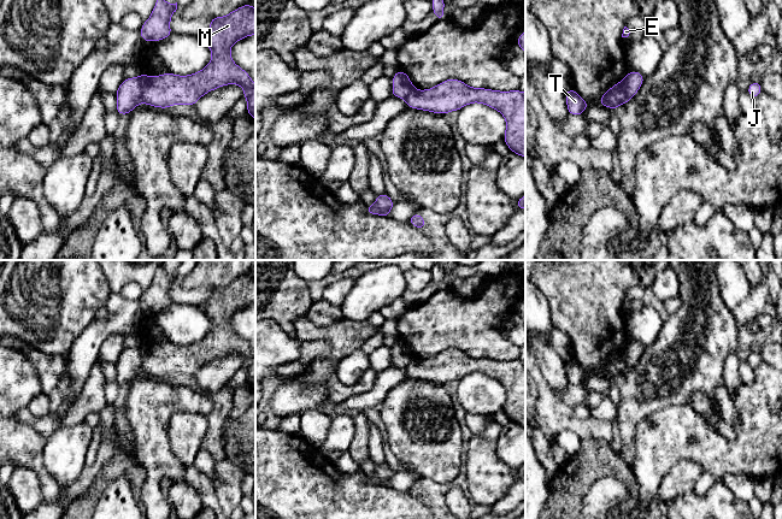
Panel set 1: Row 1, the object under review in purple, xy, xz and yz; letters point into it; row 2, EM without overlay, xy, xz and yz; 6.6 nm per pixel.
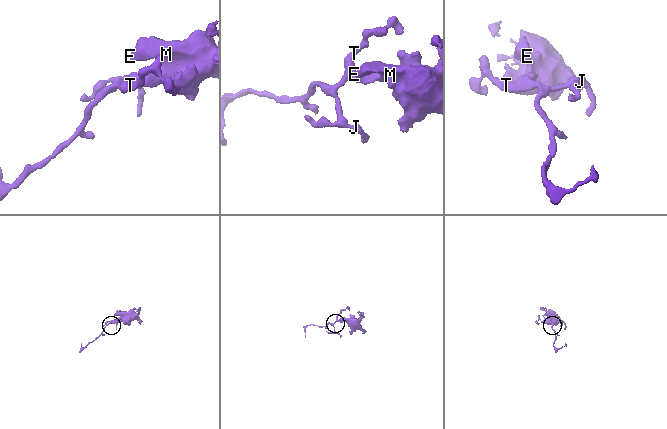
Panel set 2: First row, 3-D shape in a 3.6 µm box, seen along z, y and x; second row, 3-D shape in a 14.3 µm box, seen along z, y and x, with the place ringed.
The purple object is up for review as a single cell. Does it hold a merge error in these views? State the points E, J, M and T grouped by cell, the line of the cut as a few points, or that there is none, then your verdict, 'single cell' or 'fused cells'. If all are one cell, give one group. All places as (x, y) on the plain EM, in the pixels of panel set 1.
groups E M / J T; cut xy (137, 347), (142, 371); fused cells

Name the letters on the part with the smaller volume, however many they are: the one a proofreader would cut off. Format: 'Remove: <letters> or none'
Remove: J, T

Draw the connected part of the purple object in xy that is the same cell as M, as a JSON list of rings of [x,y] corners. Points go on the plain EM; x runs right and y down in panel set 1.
[[[251,272],[224,287],[211,287],[211,296],[204,306],[212,322],[211,331],[201,341],[188,346],[141,343],[141,371],[166,379],[178,373],[194,376],[208,361],[239,354],[245,360],[242,365],[247,368],[247,383],[255,390],[255,354],[229,323],[235,312],[251,305],[255,305],[255,278]]]

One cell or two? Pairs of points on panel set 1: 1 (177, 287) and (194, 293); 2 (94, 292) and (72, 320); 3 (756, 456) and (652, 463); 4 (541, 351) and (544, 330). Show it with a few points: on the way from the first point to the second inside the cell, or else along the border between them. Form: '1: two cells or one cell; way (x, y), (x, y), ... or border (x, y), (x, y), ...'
1: one cell; way (181, 290), (190, 293)
2: one cell; way (87, 299), (72, 313)
3: one cell; way (730, 456), (718, 456), (711, 450), (677, 450)
4: two cells; border (538, 334), (550, 343)

